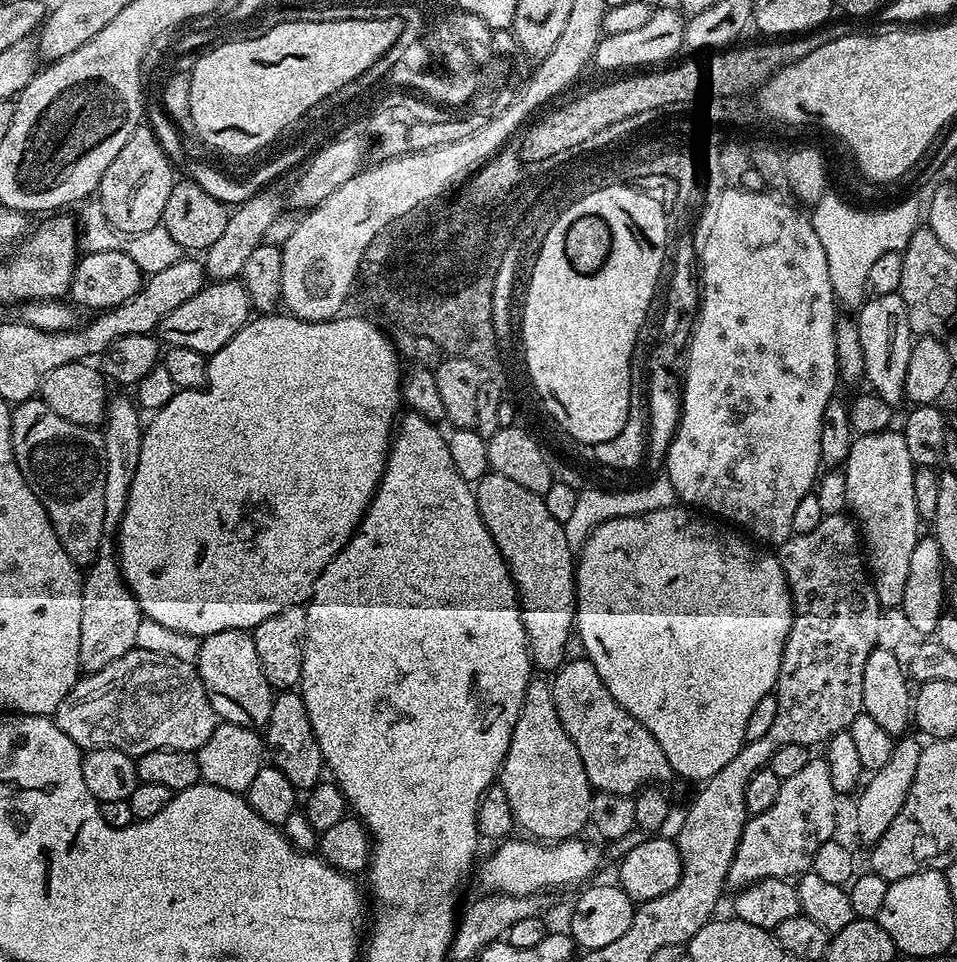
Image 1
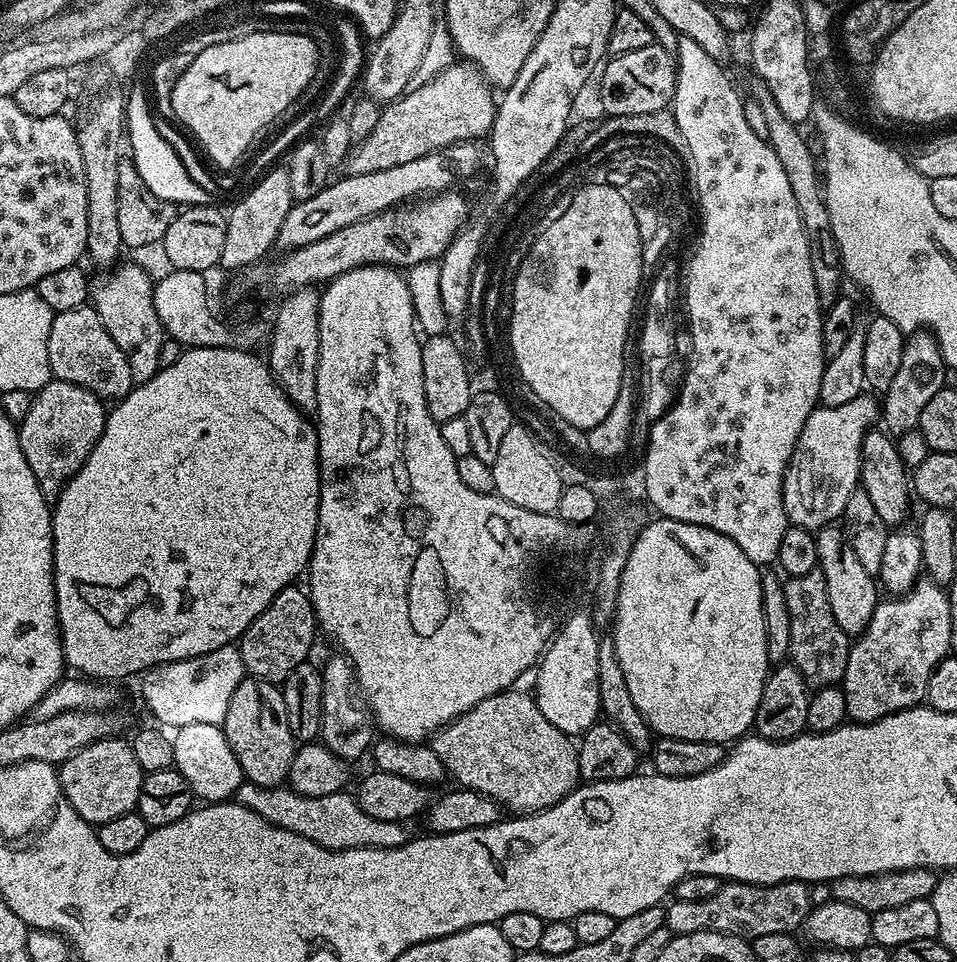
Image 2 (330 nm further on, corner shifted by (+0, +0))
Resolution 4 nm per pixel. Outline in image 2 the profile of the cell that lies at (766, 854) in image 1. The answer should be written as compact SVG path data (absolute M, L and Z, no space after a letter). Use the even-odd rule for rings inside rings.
M800 880L763 886L724 882L716 896L705 900L686 902L673 899L667 905L664 923L678 936L695 932L730 932L733 936L751 938L779 932L795 933L813 909L808 889L809 885Z

